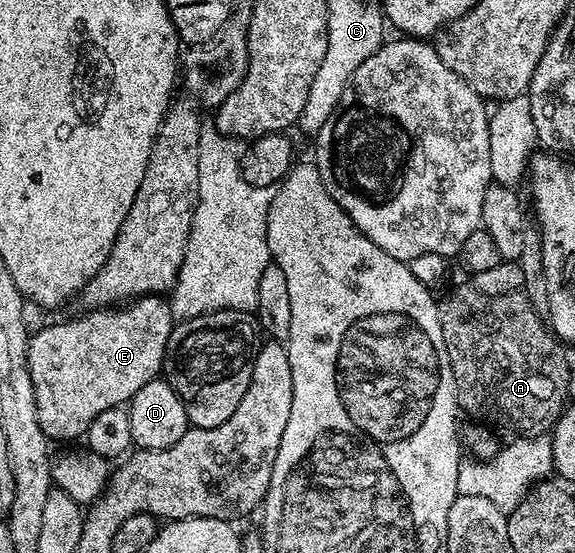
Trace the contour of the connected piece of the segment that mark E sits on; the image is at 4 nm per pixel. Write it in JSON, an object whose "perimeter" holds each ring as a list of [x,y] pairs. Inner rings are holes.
{"perimeter":[[[161,295],[139,297],[120,307],[94,309],[83,315],[74,321],[43,326],[30,336],[27,347],[27,367],[31,371],[31,383],[35,383],[39,427],[43,427],[46,437],[54,442],[84,438],[91,423],[95,423],[103,411],[122,408],[139,387],[147,387],[147,383],[158,380],[165,363],[167,339],[175,324],[169,302]]]}

